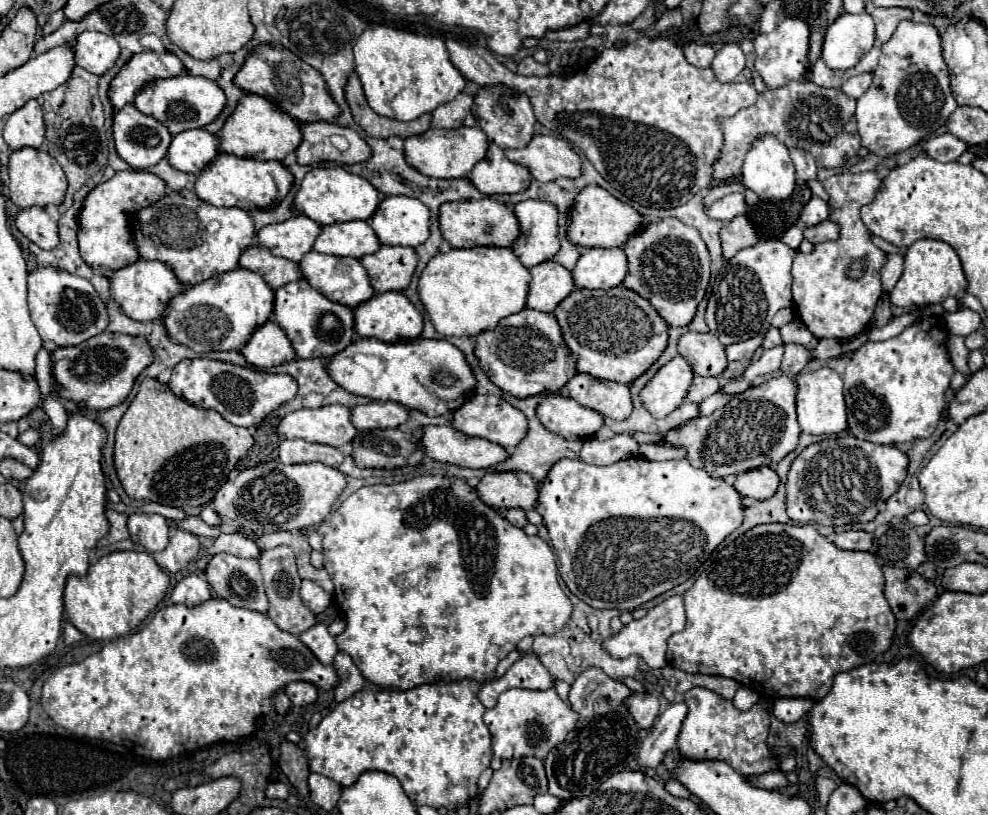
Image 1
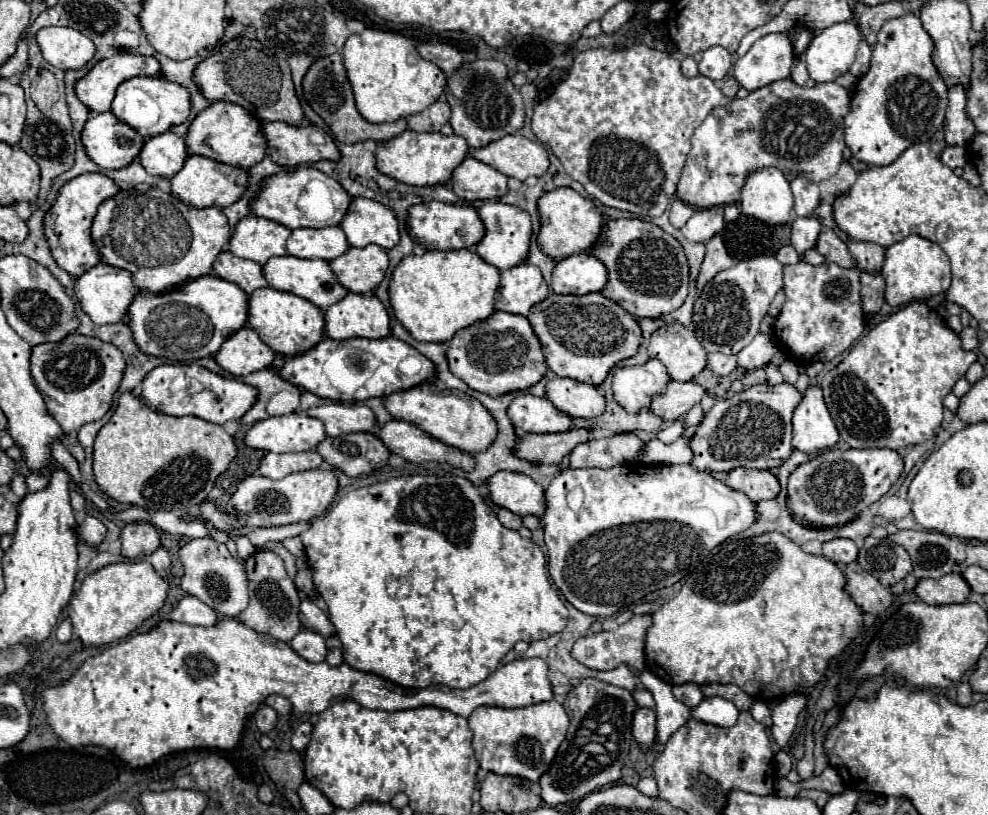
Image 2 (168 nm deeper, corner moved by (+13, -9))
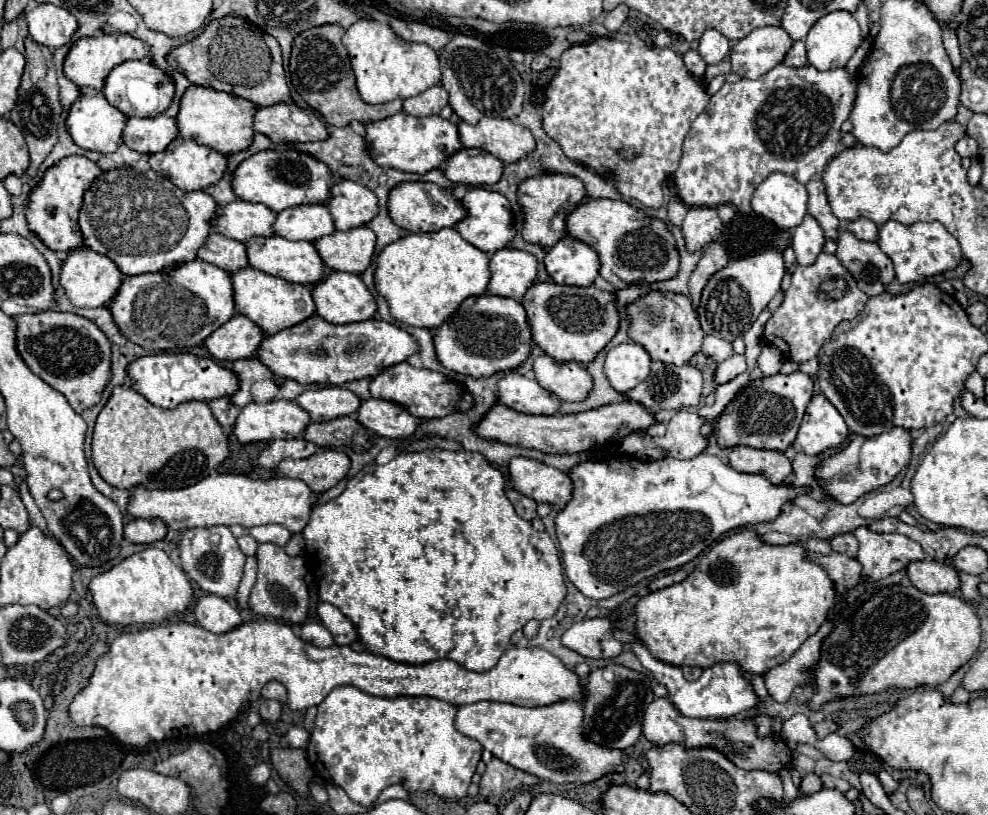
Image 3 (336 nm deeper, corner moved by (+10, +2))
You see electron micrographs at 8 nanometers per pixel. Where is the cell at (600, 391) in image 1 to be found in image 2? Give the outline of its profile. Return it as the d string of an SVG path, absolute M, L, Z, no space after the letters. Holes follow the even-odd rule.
M564 377L548 381L546 397L554 403L554 407L570 417L594 419L606 409L606 399L598 387Z

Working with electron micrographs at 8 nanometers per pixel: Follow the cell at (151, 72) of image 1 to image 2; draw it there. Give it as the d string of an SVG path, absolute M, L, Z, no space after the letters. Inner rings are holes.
M118 51L116 55L96 63L90 69L90 73L76 83L76 95L90 111L102 113L102 111L110 109L110 103L114 101L114 91L118 89L120 83L124 83L132 77L156 77L156 75L160 75L160 63L154 57L144 57L138 53L134 55L130 51Z

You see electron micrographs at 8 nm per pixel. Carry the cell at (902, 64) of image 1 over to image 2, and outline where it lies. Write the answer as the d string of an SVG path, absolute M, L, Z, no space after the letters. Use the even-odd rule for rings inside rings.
M914 13L890 19L882 25L872 51L870 69L856 83L850 111L844 117L846 145L858 161L890 165L912 143L928 141L942 127L948 89L930 59L932 47L930 35ZM910 79L914 85L908 83Z

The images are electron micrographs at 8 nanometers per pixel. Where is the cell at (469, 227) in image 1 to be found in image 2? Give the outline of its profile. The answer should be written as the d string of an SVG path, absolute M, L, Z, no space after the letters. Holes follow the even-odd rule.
M430 201L430 203L420 203L420 205L410 207L408 231L416 243L424 245L426 249L436 249L436 251L458 251L458 249L474 247L486 235L484 223L478 217L478 211L474 207L450 205L450 203L440 203L440 201Z

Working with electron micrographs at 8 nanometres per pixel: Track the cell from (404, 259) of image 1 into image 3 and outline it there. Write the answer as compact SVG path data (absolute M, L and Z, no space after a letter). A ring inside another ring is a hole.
M367 226L351 228L347 232L335 230L333 234L315 240L313 246L329 270L361 274L371 262L375 234Z

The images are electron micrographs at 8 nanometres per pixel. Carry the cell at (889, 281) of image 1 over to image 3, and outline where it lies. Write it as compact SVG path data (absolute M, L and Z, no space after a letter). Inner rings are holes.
M857 218L853 222L847 222L845 224L845 230L855 234L859 240L867 240L867 242L875 242L877 240L877 232L879 232L879 226L873 224L871 220L867 218Z

